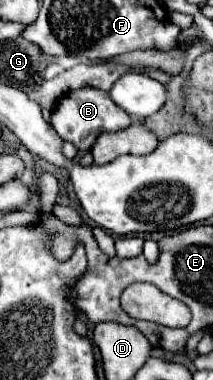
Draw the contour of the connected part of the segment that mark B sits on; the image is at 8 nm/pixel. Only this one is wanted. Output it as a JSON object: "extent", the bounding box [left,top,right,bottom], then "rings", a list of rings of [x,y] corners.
{"extent":[50,87,132,151],"rings":[[[82,87],[82,89],[72,89],[72,91],[64,93],[50,119],[52,119],[56,133],[62,139],[74,143],[76,149],[80,149],[80,151],[90,151],[90,147],[94,145],[94,141],[100,133],[120,131],[120,129],[126,129],[132,125],[130,115],[126,111],[122,111],[118,105],[114,105],[114,101],[110,99],[110,95],[106,91],[94,89],[94,87]]]}

